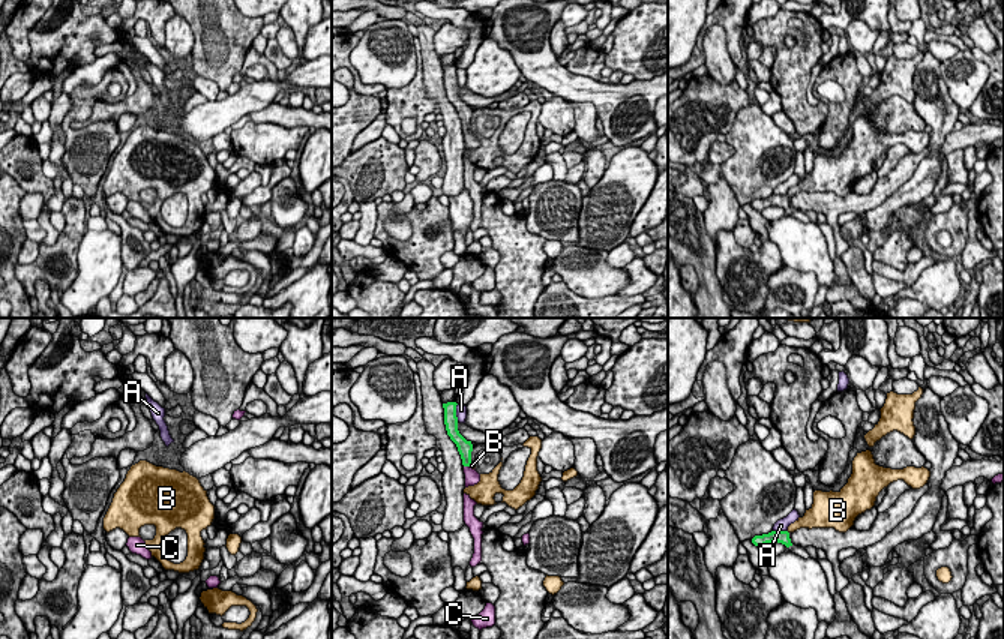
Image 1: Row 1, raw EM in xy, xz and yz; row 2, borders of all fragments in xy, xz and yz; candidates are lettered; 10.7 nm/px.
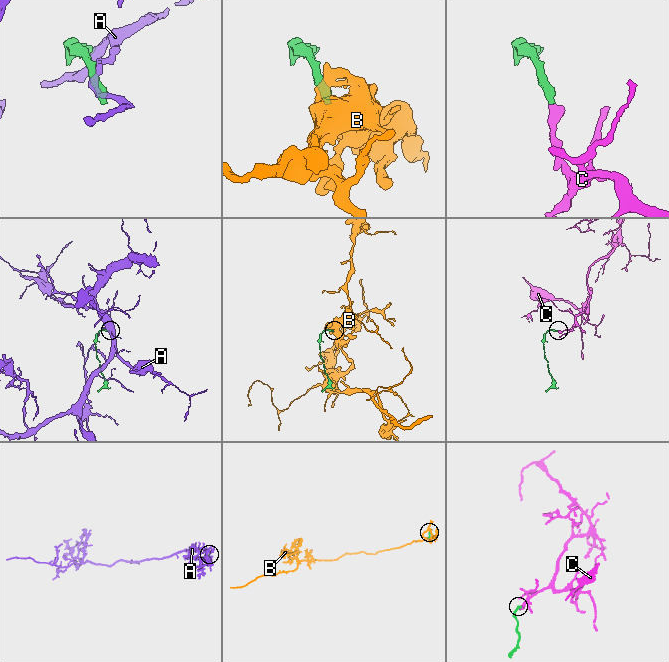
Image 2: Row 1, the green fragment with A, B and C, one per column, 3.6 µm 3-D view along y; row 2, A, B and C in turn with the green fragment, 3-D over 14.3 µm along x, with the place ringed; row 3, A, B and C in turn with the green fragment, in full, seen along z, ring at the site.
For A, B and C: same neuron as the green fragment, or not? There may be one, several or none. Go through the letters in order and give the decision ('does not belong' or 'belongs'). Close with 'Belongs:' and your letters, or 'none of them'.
A: does not belong
B: does not belong
C: belongs
Belongs: C

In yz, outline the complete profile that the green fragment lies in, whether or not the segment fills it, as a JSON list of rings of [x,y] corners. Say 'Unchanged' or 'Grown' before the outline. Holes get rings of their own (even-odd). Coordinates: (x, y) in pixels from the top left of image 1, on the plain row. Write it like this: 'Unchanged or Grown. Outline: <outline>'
Unchanged. Outline: [[[771,195],[768,198],[755,200],[752,202],[752,207],[758,212],[762,212],[764,208],[773,207],[773,206],[782,207],[786,212],[792,210],[788,195]]]

